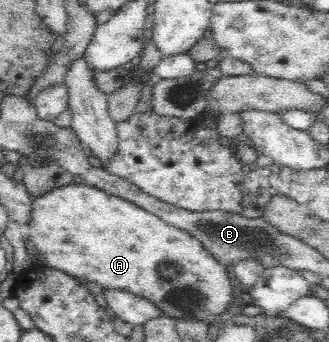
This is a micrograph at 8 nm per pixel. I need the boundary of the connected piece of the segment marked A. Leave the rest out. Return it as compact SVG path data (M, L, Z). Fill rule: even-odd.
M70 183L66 184L66 186L60 186L60 188L53 188L43 196L32 197L32 200L30 221L24 227L28 228L28 240L33 244L33 250L36 252L36 255L45 261L43 266L59 270L60 272L64 272L76 278L84 278L87 281L96 282L96 284L103 289L131 292L136 296L153 302L166 317L172 317L173 319L185 318L186 320L201 320L209 325L213 325L214 320L218 320L218 316L222 316L222 312L226 310L228 303L232 302L232 286L230 285L229 268L221 266L217 260L210 256L208 251L198 243L198 240L194 240L193 237L189 236L186 232L165 224L160 218L157 218L156 215L123 200L123 198L107 194L92 185Z

